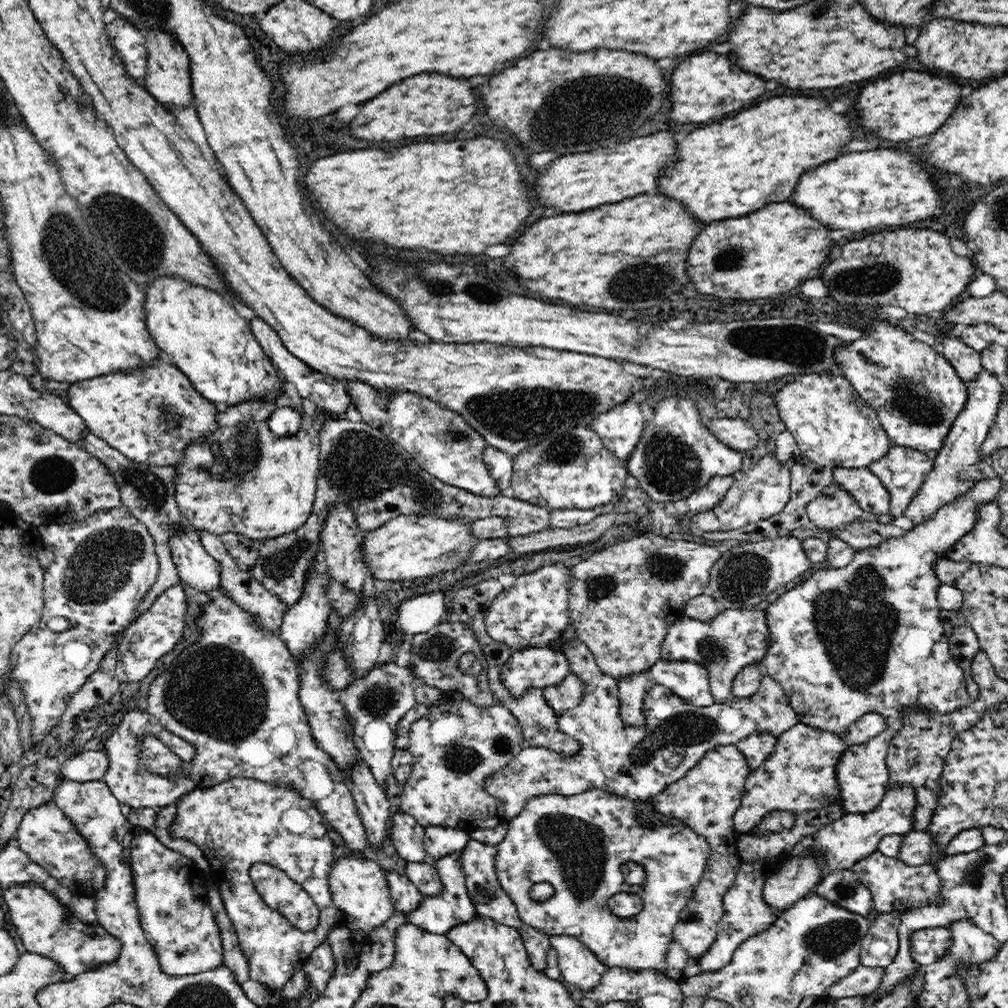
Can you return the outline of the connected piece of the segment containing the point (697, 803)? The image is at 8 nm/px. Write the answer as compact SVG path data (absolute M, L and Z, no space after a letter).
M736 745L713 748L700 759L700 762L684 775L684 778L670 784L664 792L650 799L662 815L680 819L708 841L709 856L688 904L678 914L673 940L698 959L712 946L719 932L718 923L723 918L723 896L735 883L737 872L742 864L736 843L739 833L733 825L733 816L744 795L746 779L749 776L748 761Z

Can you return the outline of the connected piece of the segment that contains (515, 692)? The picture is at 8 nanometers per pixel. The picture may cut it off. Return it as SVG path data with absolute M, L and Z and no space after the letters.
M526 648L514 650L501 669L501 682L510 695L520 698L528 690L561 684L571 674L562 649Z

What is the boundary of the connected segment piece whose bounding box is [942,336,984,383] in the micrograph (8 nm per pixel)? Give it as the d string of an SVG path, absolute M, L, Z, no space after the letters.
M945 336L942 343L942 356L951 361L956 374L966 383L976 380L976 376L984 369L981 365L981 353L966 346L959 337Z

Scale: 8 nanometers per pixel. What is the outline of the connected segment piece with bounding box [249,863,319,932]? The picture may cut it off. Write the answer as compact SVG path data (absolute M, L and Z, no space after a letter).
M254 863L249 868L249 875L263 901L286 917L290 924L303 932L312 932L318 926L319 908L314 904L312 897L283 870L266 863Z

